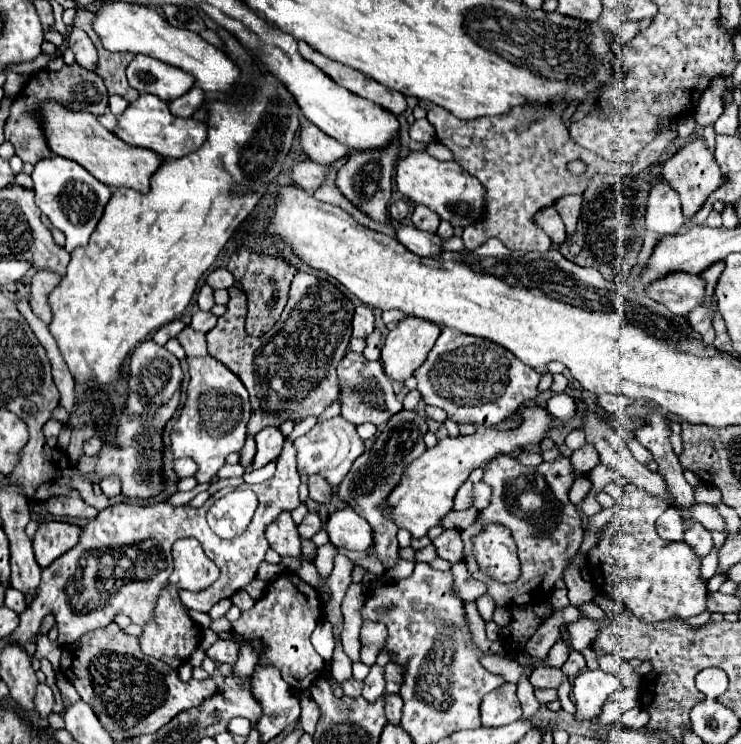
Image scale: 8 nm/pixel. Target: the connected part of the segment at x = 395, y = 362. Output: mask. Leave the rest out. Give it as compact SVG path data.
M407 316L385 338L381 350L381 364L391 380L405 382L413 376L413 370L427 358L433 342L437 340L439 326L423 318Z

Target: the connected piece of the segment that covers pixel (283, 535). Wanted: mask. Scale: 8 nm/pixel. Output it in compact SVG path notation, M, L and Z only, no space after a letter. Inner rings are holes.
M281 512L277 520L273 520L267 530L267 540L269 546L279 554L279 556L299 556L301 554L301 540L295 530L295 522L289 512Z

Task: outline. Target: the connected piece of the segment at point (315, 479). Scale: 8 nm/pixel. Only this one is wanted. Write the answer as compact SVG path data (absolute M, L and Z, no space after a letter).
M313 474L309 478L309 496L315 502L329 502L333 494L335 494L335 488L321 474Z

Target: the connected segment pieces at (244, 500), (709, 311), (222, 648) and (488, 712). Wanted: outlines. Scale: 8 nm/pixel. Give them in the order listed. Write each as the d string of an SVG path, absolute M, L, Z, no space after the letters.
M233 490L211 506L207 514L209 528L223 540L241 536L257 508L257 496L251 490Z
M699 306L697 310L691 310L687 314L689 324L703 336L705 344L711 344L715 338L715 330L713 330L713 314L715 310L709 306Z
M217 640L213 646L207 648L207 656L215 662L235 664L237 660L237 644L231 640Z
M507 682L505 686L485 694L481 702L481 722L485 726L505 726L521 718L521 704L515 690L517 686Z

